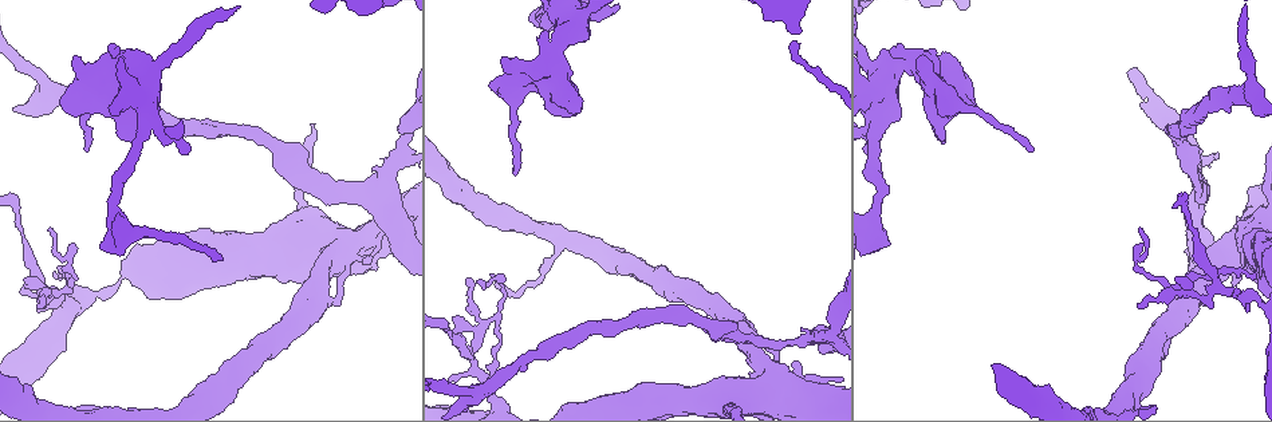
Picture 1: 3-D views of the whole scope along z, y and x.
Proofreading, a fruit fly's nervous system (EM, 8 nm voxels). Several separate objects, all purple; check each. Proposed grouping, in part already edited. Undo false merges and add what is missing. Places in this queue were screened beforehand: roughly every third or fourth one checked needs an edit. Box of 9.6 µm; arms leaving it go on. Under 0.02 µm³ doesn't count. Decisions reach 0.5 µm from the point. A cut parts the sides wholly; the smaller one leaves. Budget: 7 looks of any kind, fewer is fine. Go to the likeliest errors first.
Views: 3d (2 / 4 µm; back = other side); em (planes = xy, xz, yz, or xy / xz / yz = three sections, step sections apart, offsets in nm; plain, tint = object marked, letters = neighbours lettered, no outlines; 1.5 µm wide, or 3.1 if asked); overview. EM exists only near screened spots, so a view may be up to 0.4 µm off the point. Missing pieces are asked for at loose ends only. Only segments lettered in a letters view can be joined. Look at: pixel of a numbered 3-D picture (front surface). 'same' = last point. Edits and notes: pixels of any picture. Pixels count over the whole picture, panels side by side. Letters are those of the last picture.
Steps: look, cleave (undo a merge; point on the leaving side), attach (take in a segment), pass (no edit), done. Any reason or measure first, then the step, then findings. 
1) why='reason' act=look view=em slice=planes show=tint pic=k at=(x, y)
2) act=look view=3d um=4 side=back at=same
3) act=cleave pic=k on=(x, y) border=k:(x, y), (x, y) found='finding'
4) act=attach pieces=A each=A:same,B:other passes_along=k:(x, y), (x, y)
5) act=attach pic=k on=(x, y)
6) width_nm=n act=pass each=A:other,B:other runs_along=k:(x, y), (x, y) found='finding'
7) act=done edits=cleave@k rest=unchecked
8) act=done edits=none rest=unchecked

why='branch stops here' act=look view=em slice=planes show=letters pic=1 at=(1031, 148)

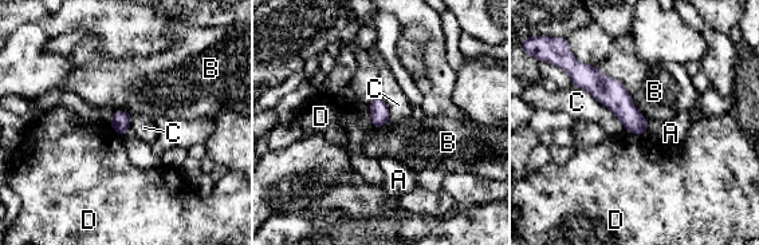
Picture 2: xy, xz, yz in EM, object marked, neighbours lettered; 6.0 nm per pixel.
width_nm=110 act=pass each=A:other,B:other,C:other,D:other border=2:(596, 67), (616, 78), (648, 119) found='none of them fits'

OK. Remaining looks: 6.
act=look view=em slice=planes show=tint pic=1 at=(341, 260)

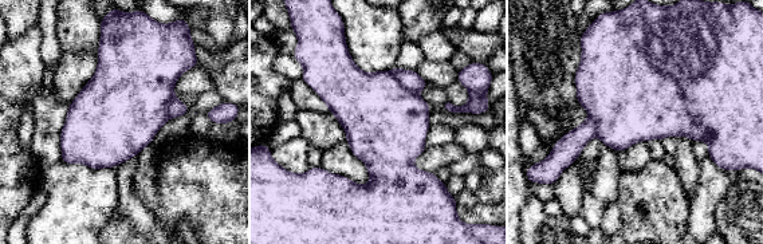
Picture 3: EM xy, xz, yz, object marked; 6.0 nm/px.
why='what lies round it' act=look view=em slice=planes show=letters at=same

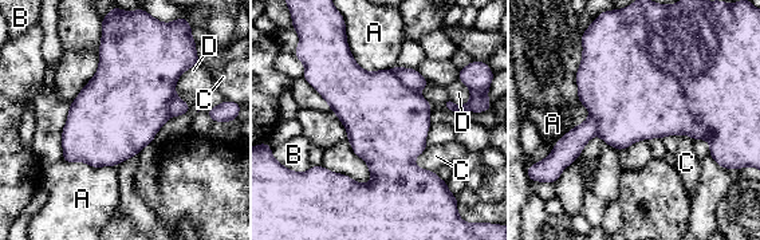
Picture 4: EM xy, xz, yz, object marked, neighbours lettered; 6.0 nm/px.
act=pass each=A:other,B:other,C:other,D:other border=4:(345, 34), (361, 67), (396, 66) found='one cell here'

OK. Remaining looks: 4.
act=look view=3d um=4 pic=1 at=(880, 247)

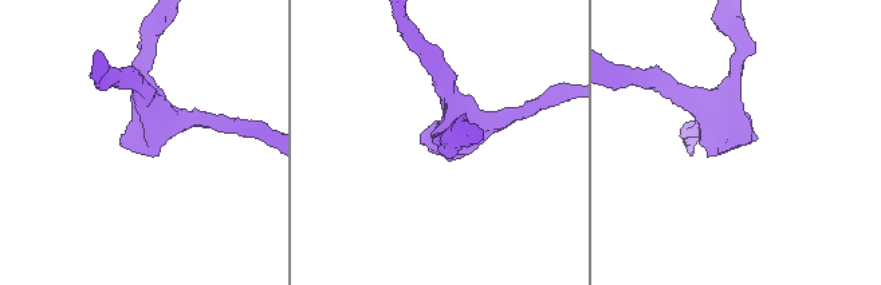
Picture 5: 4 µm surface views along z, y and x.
why='need the tissue' act=look view=em slice=planes show=tint pic=5 at=(121, 144)

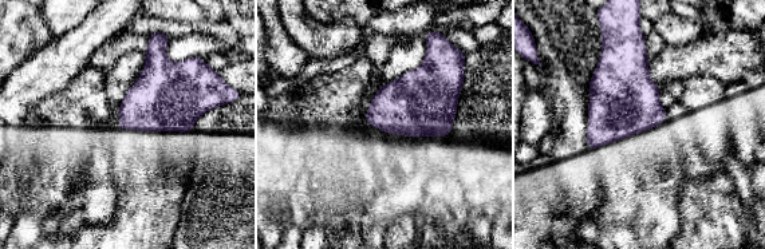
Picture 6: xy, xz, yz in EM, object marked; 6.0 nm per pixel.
act=look view=em slice=planes show=letters at=same

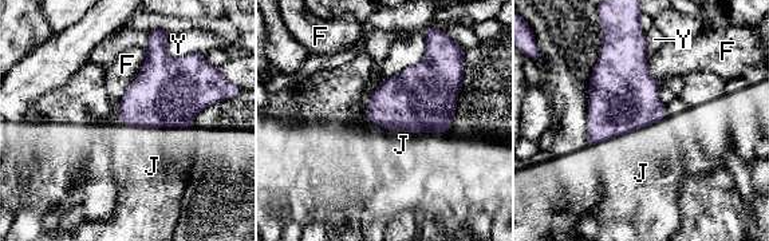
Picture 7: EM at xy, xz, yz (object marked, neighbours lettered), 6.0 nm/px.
width_nm=150 act=attach pieces=J each=F:other,J:same,Y:other found='it goes on there'

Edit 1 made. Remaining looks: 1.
act=done edits=attach@7 rest=unchecked

